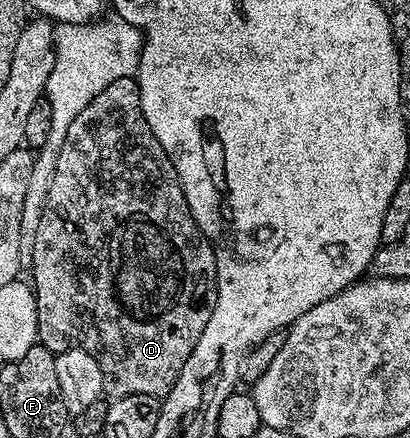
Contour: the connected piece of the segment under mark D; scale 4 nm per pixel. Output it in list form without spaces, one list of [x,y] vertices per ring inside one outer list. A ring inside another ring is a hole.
[[[134,76],[116,78],[116,82],[104,86],[104,90],[100,90],[100,94],[96,94],[96,98],[92,98],[88,106],[84,106],[84,110],[80,111],[68,127],[68,136],[60,149],[52,186],[49,187],[47,201],[44,202],[39,230],[36,232],[34,245],[31,246],[28,268],[34,271],[32,287],[36,298],[39,344],[55,354],[67,352],[69,348],[79,348],[92,354],[92,358],[96,358],[96,366],[100,366],[103,393],[116,400],[132,394],[165,398],[172,390],[172,386],[176,386],[176,378],[180,378],[180,370],[184,370],[188,354],[196,350],[196,342],[200,342],[200,334],[204,334],[204,326],[208,326],[208,318],[212,318],[212,310],[216,306],[218,293],[216,258],[214,247],[210,245],[210,241],[192,218],[190,207],[184,198],[184,190],[180,186],[178,175],[164,146],[156,142],[156,134],[152,134],[144,118],[140,90]]]

